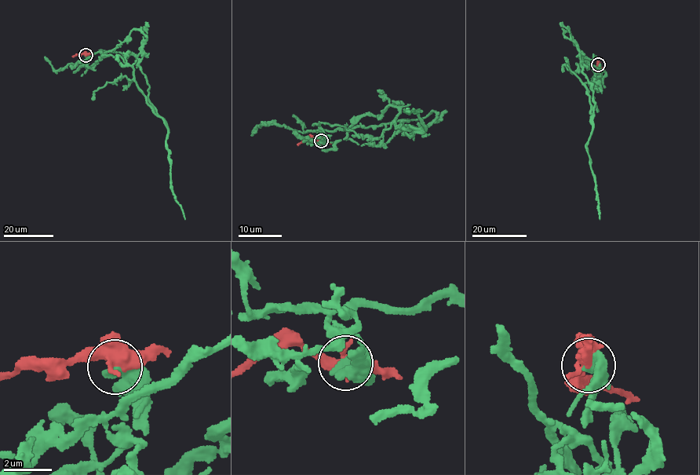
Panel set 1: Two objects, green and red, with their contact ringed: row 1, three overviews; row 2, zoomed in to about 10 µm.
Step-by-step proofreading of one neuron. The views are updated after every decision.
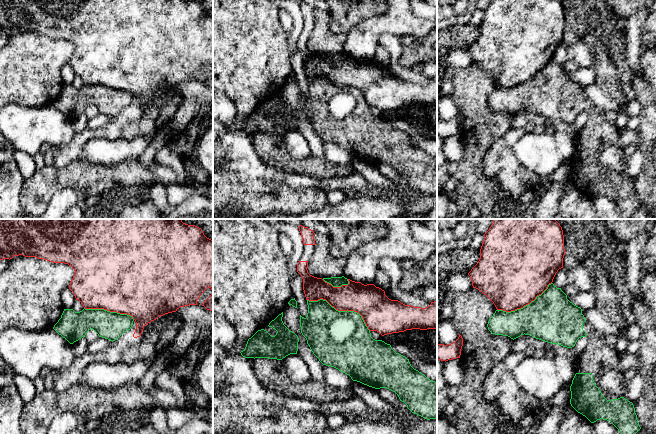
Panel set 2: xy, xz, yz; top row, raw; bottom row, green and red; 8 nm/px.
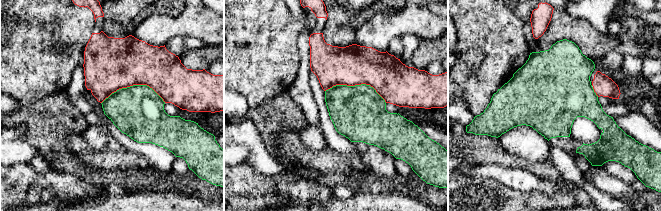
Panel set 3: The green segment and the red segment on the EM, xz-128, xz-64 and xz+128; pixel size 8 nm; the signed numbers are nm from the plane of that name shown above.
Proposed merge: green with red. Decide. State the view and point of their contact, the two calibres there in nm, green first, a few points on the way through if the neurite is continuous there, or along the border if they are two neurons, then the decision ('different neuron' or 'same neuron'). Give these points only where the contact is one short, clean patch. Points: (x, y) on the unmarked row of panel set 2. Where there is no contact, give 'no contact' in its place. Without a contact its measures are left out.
contact xz (341, 87); calibres 460 and 260 nm; different neuron

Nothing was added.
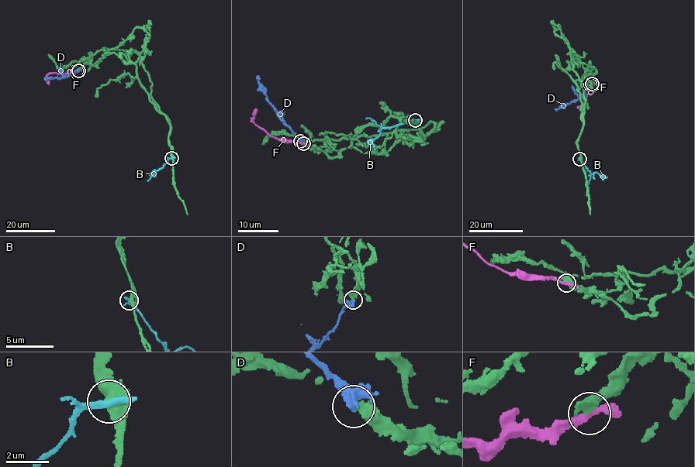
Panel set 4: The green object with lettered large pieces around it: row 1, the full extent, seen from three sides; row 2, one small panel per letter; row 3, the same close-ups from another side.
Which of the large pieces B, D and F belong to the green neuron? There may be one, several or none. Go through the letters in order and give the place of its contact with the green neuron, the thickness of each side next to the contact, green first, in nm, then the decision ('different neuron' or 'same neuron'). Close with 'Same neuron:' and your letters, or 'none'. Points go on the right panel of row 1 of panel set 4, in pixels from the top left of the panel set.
B: meets green at (579, 159); 500 nm thick on the green side, 240 nm on the other; different neuron
D: meets green at (590, 84); 420 nm thick on the green side, 380 nm on the other; same neuron
F: meets green at (592, 84); 600 nm thick on the green side, 280 nm on the other; different neuron
Same neuron: D

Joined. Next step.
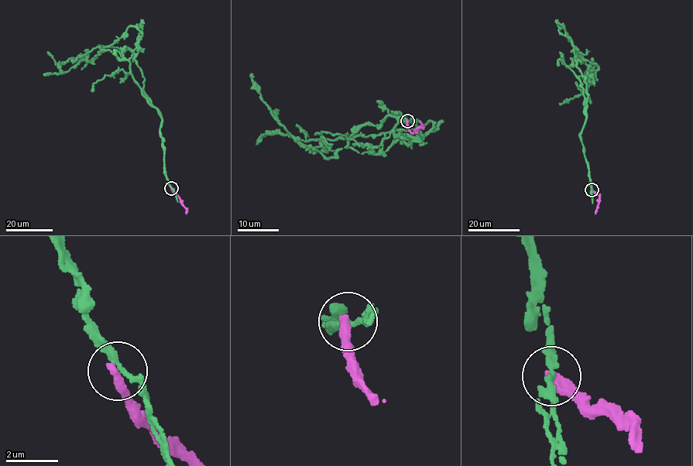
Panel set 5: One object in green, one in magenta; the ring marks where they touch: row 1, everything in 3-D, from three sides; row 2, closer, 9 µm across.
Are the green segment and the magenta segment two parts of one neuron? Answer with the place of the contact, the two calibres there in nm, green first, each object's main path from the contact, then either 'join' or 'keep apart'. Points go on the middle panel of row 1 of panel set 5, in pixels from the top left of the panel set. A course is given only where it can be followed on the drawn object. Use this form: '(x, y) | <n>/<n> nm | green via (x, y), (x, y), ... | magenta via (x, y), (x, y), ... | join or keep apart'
(407, 121) | 240/440 nm | green via (407, 120), (423, 138), (396, 135), (398, 120), (385, 116), (351, 138), (303, 145), (252, 73) | magenta via (407, 120), (407, 128), (412, 132), (420, 127), (420, 121) | keep apart

